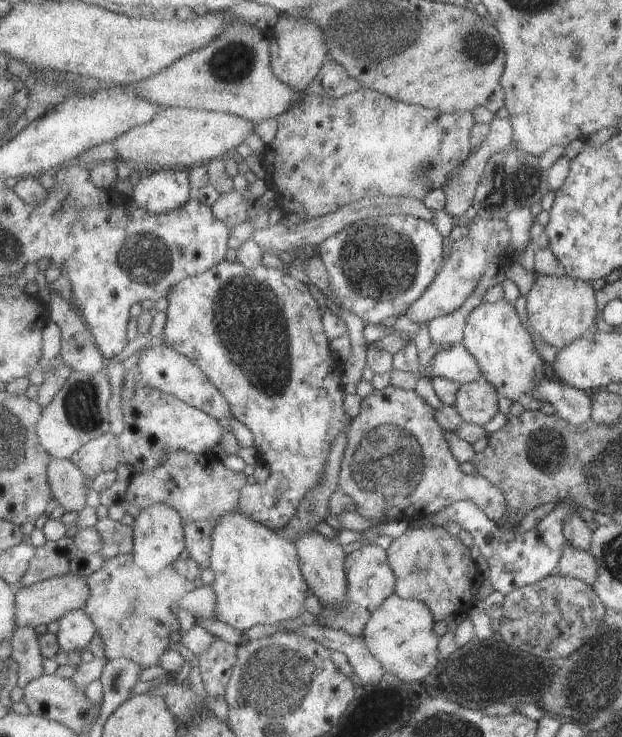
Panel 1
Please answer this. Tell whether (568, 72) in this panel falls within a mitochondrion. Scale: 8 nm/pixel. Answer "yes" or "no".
no

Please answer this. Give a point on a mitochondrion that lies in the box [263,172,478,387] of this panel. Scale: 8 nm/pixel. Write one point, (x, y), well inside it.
(383, 263)

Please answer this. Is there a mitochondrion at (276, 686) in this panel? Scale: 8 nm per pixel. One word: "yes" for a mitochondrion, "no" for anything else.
yes

